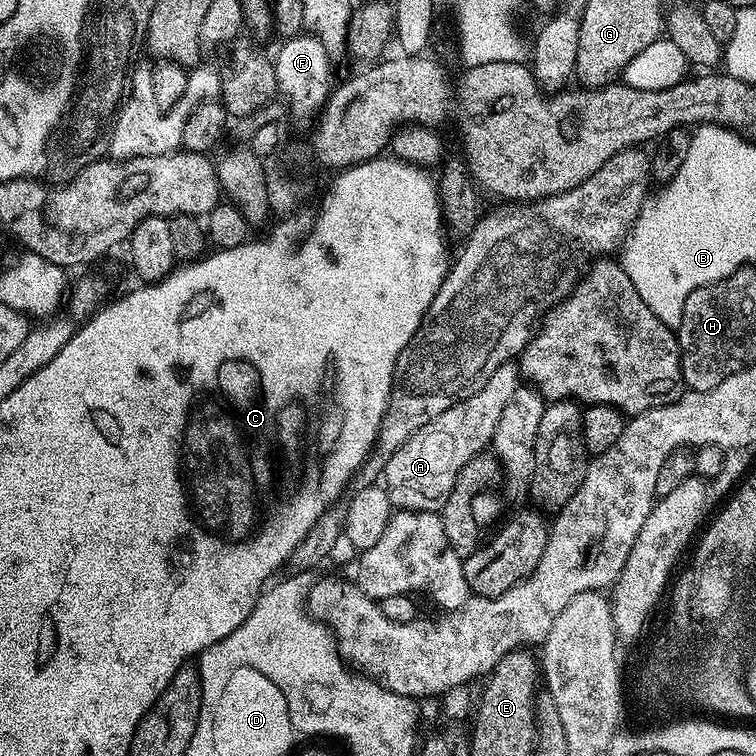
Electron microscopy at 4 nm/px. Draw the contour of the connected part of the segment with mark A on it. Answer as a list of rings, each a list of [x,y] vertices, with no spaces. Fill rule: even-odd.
[[[515,363],[498,366],[478,394],[470,394],[470,398],[450,406],[450,410],[438,414],[438,418],[418,429],[389,458],[382,473],[382,487],[388,493],[393,509],[439,513],[454,490],[462,466],[491,445],[498,418],[502,418],[506,402],[514,398],[514,390],[521,384],[522,373]]]

